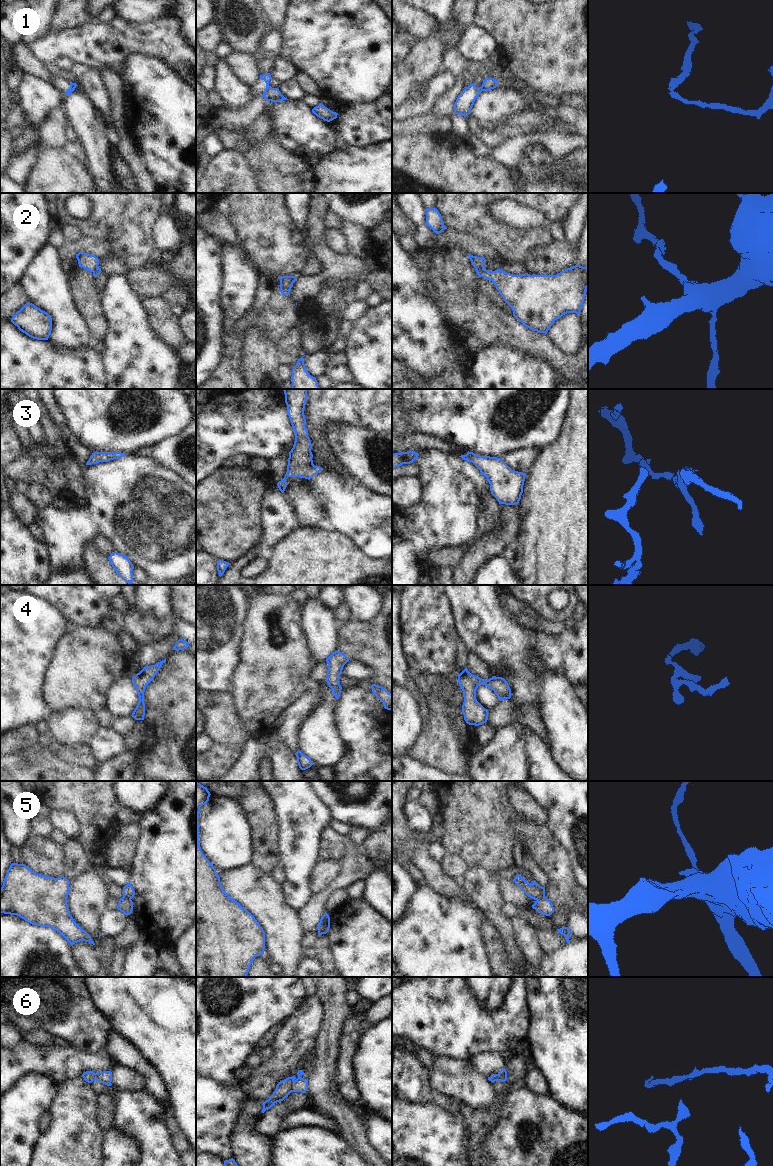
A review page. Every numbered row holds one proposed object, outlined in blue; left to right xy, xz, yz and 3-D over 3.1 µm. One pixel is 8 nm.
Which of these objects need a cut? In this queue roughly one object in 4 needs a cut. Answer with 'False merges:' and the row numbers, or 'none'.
False merges: 1, 2, 5

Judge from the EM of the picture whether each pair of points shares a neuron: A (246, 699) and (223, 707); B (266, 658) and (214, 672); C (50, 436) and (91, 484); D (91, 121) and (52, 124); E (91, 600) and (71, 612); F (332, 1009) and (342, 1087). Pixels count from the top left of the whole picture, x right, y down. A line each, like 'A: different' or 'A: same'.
A: different
B: different
C: different
D: different
E: same
F: different

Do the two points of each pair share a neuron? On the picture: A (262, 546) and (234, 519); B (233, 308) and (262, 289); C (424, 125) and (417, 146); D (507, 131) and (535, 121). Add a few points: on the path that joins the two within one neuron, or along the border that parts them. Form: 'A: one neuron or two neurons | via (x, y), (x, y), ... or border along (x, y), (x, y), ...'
A: two neurons | border along (261, 519), (262, 534), (259, 540), (239, 557)
B: two neurons | border along (258, 277), (252, 306), (242, 316)
C: two neurons | border along (444, 133), (430, 136), (421, 134), (402, 136)
D: one neuron | via (514, 127), (528, 122)

